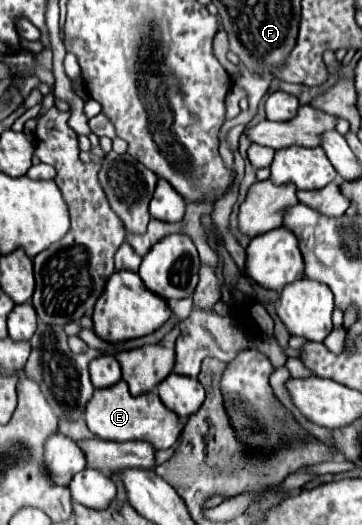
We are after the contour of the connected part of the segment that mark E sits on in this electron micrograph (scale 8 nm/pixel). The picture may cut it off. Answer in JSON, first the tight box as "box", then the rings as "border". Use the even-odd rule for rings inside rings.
{"box":[86,381,184,449],"border":[[[126,381],[94,391],[90,403],[86,405],[86,423],[88,423],[88,429],[100,439],[106,439],[106,441],[138,439],[138,441],[150,443],[154,449],[170,449],[178,441],[184,429],[178,415],[170,411],[154,391],[132,397]]]}

